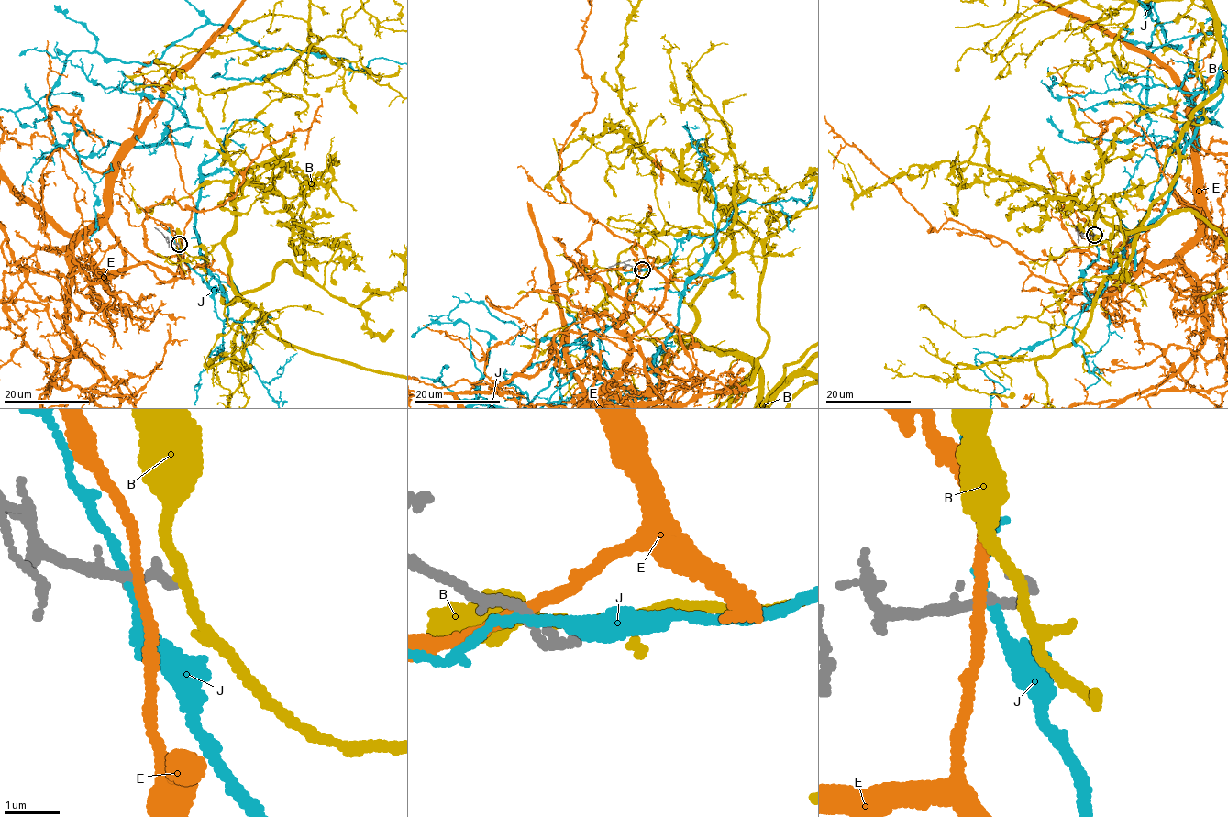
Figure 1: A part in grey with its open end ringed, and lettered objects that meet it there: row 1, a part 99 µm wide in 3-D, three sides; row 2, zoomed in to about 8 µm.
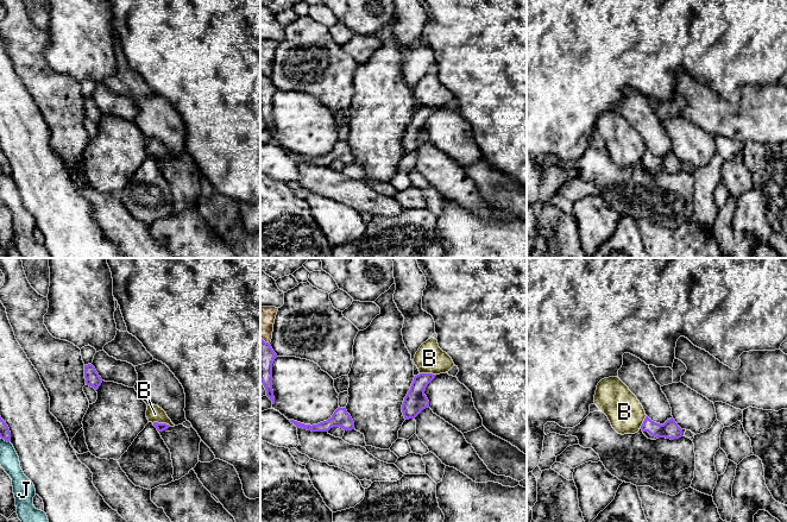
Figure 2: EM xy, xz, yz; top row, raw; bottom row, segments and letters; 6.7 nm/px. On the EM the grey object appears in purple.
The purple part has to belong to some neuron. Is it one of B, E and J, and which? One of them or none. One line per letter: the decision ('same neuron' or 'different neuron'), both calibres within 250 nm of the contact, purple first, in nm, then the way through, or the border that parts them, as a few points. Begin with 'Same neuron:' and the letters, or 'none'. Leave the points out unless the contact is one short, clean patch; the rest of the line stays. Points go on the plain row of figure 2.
Same neuron: none
B: different neuron; 60 nm thick on the purple side, 110 nm on the other; border along xy (152, 156), (165, 156), (170, 159)
E: different neuron; 190 nm thick on the purple side, 180 nm on the other; border along xz (260, 70), (269, 77)
J: different neuron; 70 nm thick on the purple side, 130 nm on the other; border along xy (0, 170), (8, 176)

